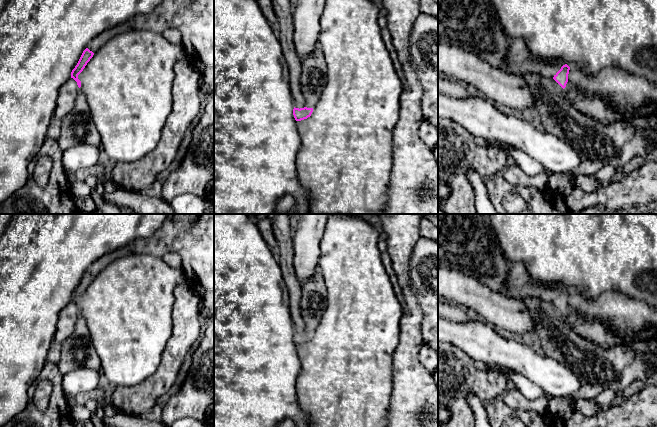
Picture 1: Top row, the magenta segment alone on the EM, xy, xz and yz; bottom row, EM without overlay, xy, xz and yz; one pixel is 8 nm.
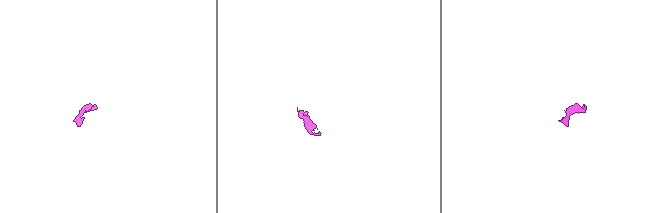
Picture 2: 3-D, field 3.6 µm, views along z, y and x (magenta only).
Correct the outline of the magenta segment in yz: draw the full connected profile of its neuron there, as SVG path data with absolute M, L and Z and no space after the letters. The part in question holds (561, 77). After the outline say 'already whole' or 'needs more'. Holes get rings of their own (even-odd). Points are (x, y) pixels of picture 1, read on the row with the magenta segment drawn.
M517 38L511 41L508 48L504 71L514 76L522 77L525 73L534 73L553 78L564 89L568 82L569 70L570 67L562 61L548 63L534 58L525 41Z; needs more

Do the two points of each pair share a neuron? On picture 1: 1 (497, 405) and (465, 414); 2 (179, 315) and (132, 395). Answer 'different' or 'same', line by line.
1: different
2: same

